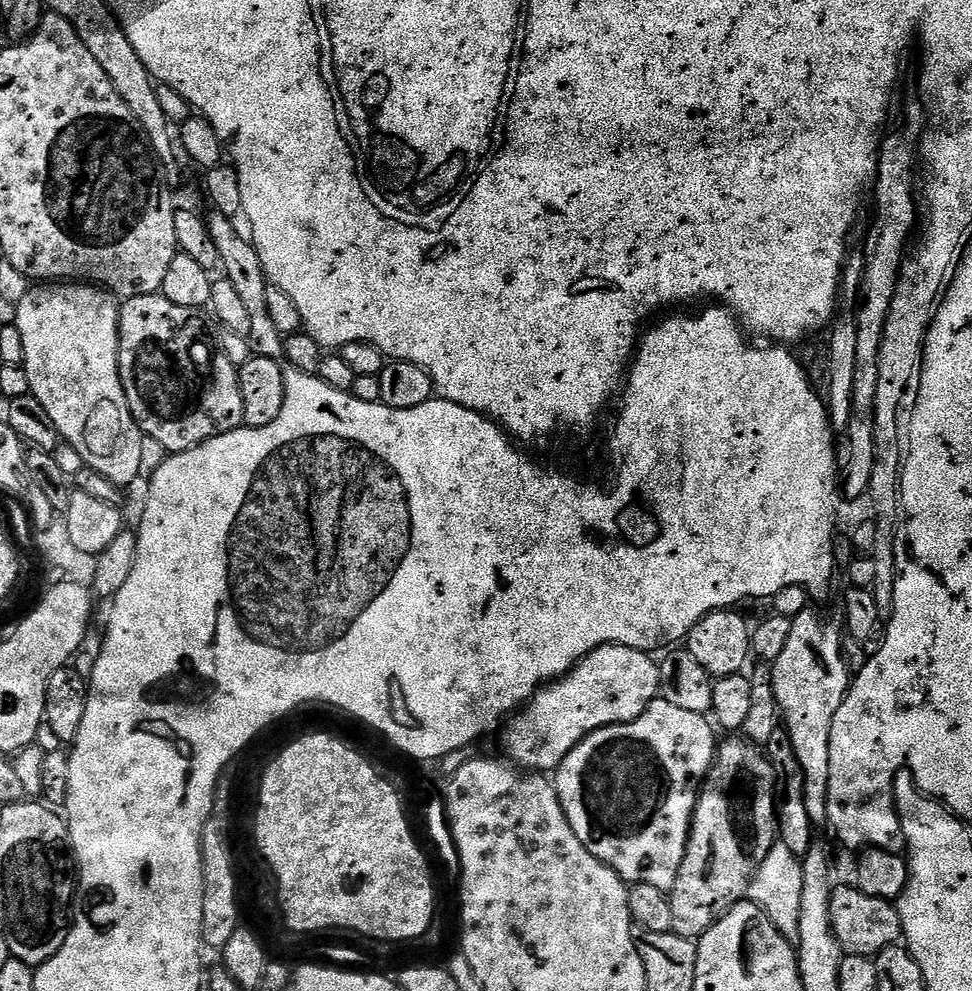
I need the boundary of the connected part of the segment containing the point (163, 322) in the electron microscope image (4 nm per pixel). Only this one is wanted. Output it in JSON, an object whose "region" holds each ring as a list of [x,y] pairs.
{"region":[[[153,294],[151,296],[129,296],[120,304],[120,353],[116,360],[120,364],[120,381],[122,390],[126,394],[126,402],[130,406],[130,414],[134,422],[140,427],[140,431],[145,436],[154,438],[159,445],[163,446],[168,454],[185,452],[191,448],[197,448],[202,442],[206,442],[215,436],[221,436],[227,432],[244,424],[244,411],[242,410],[242,390],[240,389],[240,373],[230,362],[223,349],[220,348],[217,337],[207,336],[204,333],[204,320],[201,309],[178,306],[170,302],[163,294]]]}

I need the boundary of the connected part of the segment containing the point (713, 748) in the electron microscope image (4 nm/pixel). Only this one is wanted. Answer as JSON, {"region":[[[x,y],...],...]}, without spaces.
{"region":[[[657,698],[638,718],[625,724],[608,724],[605,728],[595,728],[589,732],[580,743],[572,747],[568,757],[560,763],[559,768],[555,769],[556,793],[578,842],[582,842],[582,846],[586,846],[586,850],[590,850],[590,854],[594,854],[594,858],[598,858],[603,864],[610,865],[629,885],[649,884],[665,890],[670,890],[674,886],[674,882],[678,878],[678,870],[682,866],[682,858],[686,854],[688,833],[692,830],[692,813],[696,810],[698,785],[708,775],[708,770],[712,767],[712,761],[715,760],[718,751],[718,739],[716,740],[715,734],[712,733],[712,728],[714,729],[713,721],[707,715],[694,713],[691,710],[682,710],[679,706],[671,705],[670,702]]]}

